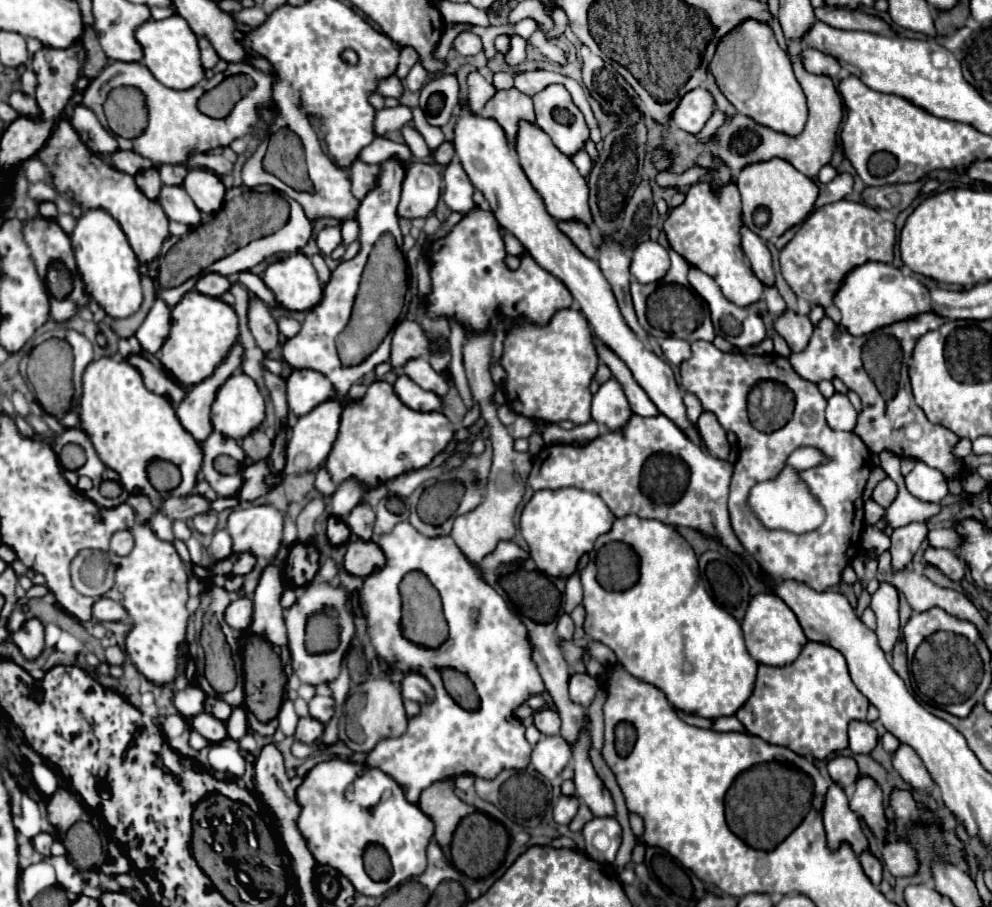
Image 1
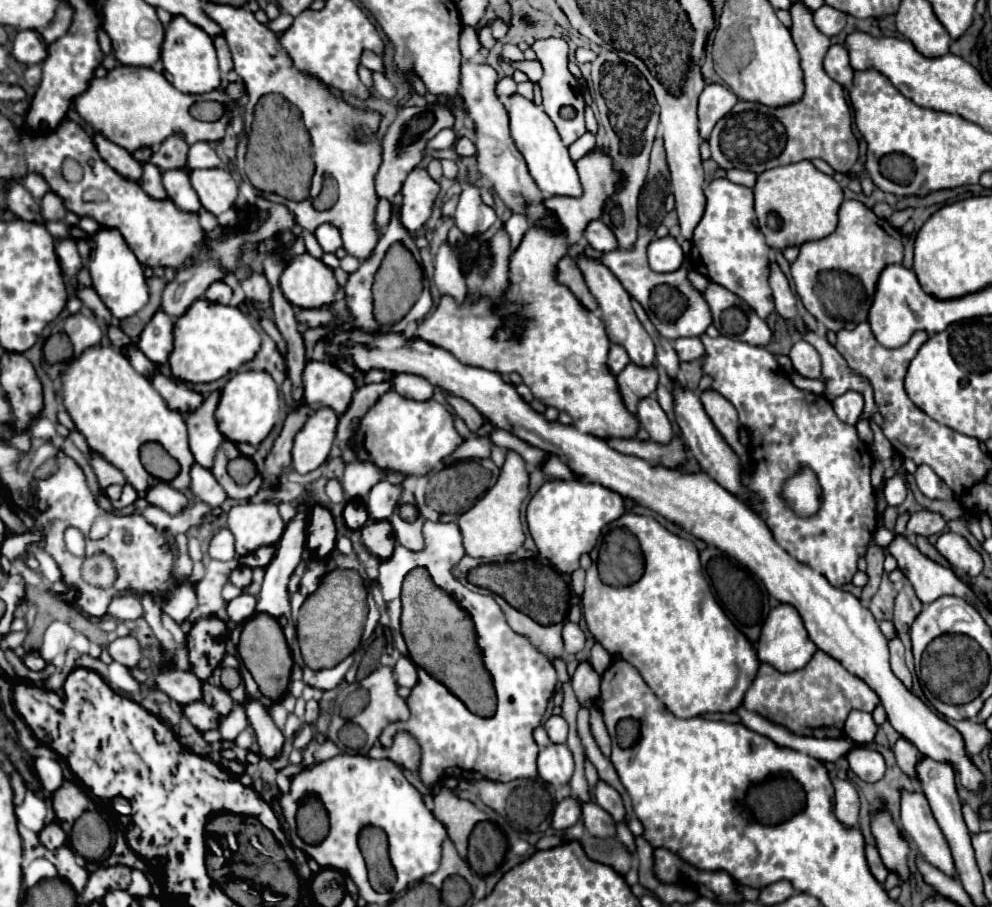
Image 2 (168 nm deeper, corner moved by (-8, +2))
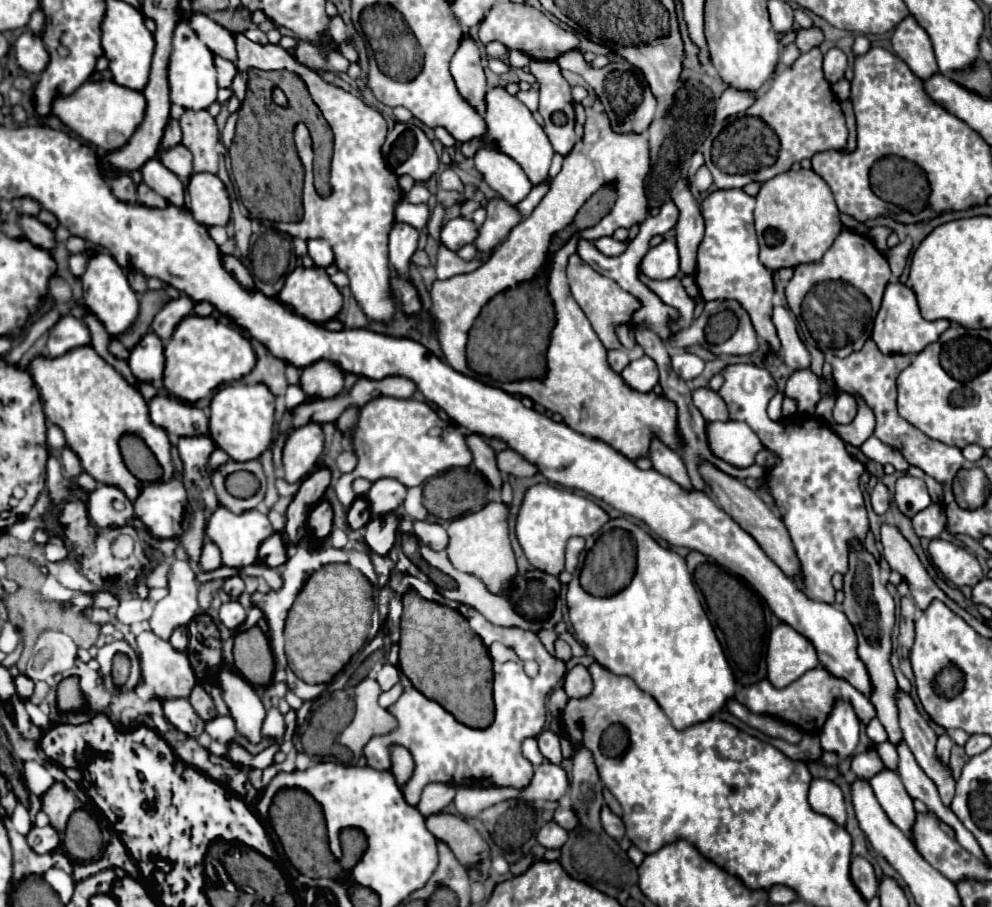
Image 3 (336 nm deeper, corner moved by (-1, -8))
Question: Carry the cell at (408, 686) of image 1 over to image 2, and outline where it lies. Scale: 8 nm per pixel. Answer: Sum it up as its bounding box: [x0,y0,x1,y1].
[394,657,418,689]

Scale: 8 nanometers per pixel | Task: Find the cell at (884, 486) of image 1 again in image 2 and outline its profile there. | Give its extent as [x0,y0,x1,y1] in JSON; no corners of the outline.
[884,475,906,505]

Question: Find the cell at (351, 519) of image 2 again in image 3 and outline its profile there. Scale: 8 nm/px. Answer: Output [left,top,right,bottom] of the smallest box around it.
[347,497,371,529]

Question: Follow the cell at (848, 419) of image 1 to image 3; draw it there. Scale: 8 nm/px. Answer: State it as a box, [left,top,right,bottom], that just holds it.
[833,393,857,423]

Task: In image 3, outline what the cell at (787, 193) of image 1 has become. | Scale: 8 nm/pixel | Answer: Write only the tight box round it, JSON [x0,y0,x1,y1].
[755,169,843,271]

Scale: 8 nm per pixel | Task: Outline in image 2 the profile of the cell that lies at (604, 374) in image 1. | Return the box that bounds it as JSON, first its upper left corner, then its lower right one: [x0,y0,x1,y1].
[608,345,630,375]

